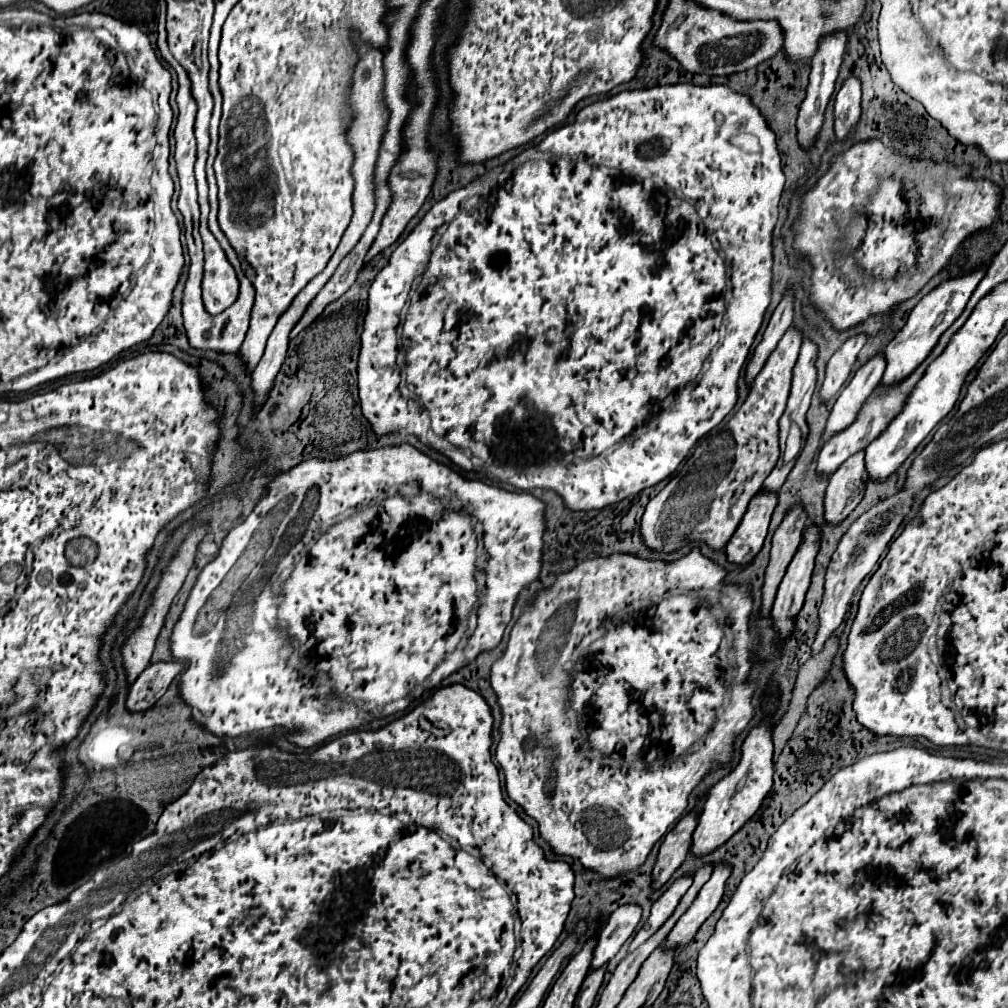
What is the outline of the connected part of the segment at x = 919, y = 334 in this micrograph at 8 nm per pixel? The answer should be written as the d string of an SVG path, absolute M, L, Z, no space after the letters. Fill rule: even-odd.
M986 268L962 276L962 278L954 278L954 280L946 280L942 282L934 292L930 292L928 296L924 296L918 306L910 312L906 326L894 336L894 340L884 348L884 358L886 358L886 370L882 374L880 386L882 388L890 388L900 384L904 378L908 378L918 366L920 362L924 362L924 358L928 358L928 354L934 350L934 346L938 344L940 336L954 324L954 320L962 314L966 302L970 300L974 288L978 286L978 282L982 280Z

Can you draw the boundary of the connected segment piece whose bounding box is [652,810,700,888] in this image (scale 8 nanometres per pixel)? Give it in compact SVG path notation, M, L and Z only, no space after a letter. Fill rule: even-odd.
M698 810L688 812L666 836L664 842L660 846L658 858L656 858L656 866L654 866L654 882L652 888L660 888L678 868L680 864L686 860L690 846L692 846L692 834L698 826Z

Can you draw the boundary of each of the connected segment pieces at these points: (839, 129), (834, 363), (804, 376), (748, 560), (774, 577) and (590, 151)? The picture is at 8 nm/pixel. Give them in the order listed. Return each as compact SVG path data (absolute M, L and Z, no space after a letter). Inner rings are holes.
M848 78L834 100L834 120L836 120L836 136L846 138L856 122L860 120L860 80Z
M854 336L850 338L828 362L826 366L826 380L820 388L820 400L828 402L830 398L834 398L834 394L842 388L842 384L848 380L852 366L856 362L856 354L862 350L862 346L866 344L866 336Z
M804 340L802 348L800 348L800 356L798 356L794 370L792 370L790 398L788 398L786 410L780 418L780 452L784 452L784 444L786 444L786 438L788 438L792 424L796 424L800 428L802 440L808 434L806 412L808 412L810 398L812 398L814 386L816 386L814 358L816 358L816 346L810 340Z
M756 494L736 534L726 544L728 562L738 566L752 564L754 556L762 550L774 506L776 506L776 494Z
M794 506L786 518L782 520L782 524L778 526L774 538L772 538L772 550L770 550L770 564L766 568L766 576L764 576L764 586L762 586L762 604L760 604L760 616L766 618L770 616L778 586L788 570L788 564L792 562L800 540L802 540L802 532L806 526L806 512L802 506Z
M654 86L648 90L622 92L608 100L586 106L578 112L573 122L550 131L538 146L523 151L502 168L493 169L480 180L474 180L466 188L456 190L438 204L434 204L430 212L420 220L420 224L410 232L410 236L392 252L388 266L380 270L368 294L368 314L364 318L364 332L360 338L358 356L358 394L362 414L376 434L388 434L406 428L414 432L424 444L432 444L434 430L438 436L450 442L440 448L436 446L436 450L446 454L450 460L456 460L454 464L466 470L480 472L484 472L484 468L488 466L486 476L490 480L508 482L520 490L532 490L538 486L550 488L562 496L564 504L570 510L600 510L608 504L620 502L628 496L642 492L644 488L658 484L684 462L696 442L712 428L716 428L738 400L736 382L746 362L748 350L754 342L754 336L760 330L762 316L770 304L772 230L778 220L778 202L782 188L784 174L780 168L780 154L776 150L776 136L772 134L756 106L752 106L752 102L746 96L728 90L726 86ZM541 152L550 152L557 157L572 156L572 160L560 158L558 162L551 162ZM444 224L446 230L440 236L440 228ZM726 266L734 268L734 278L730 278L732 300L728 302L728 306L724 300ZM412 288L414 298L426 300L414 300L411 303L402 325L401 347L406 355L406 382L408 386L412 386L412 396L406 398L398 390L402 366L398 364L396 328L400 324L400 310L406 304ZM724 312L726 334L720 342ZM706 360L710 360L708 368L704 366ZM458 452L464 454L462 460L458 460Z

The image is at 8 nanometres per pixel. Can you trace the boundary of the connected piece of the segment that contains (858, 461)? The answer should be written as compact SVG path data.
M864 454L852 456L828 480L824 498L824 522L830 526L840 524L860 504L866 490L868 474L864 474Z

